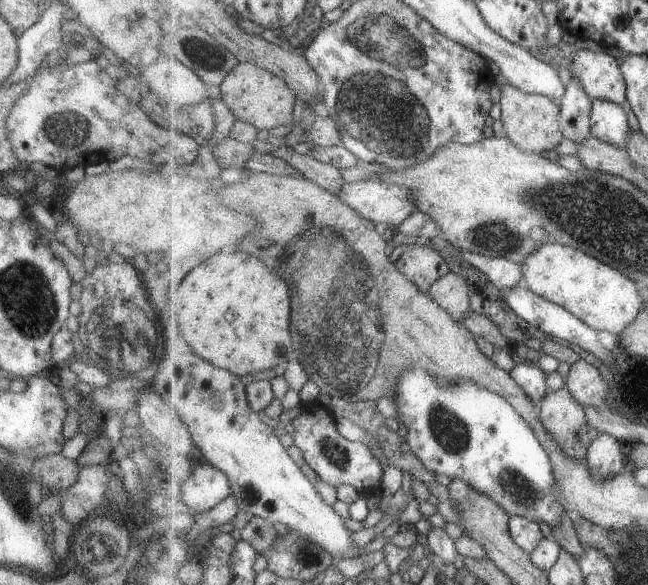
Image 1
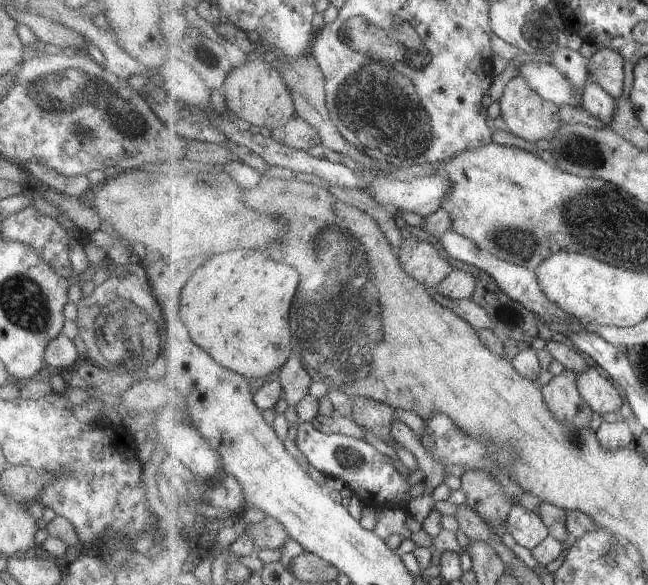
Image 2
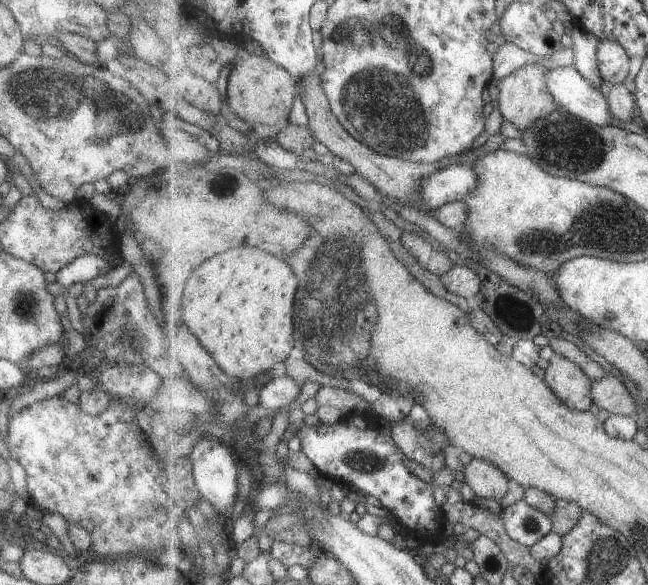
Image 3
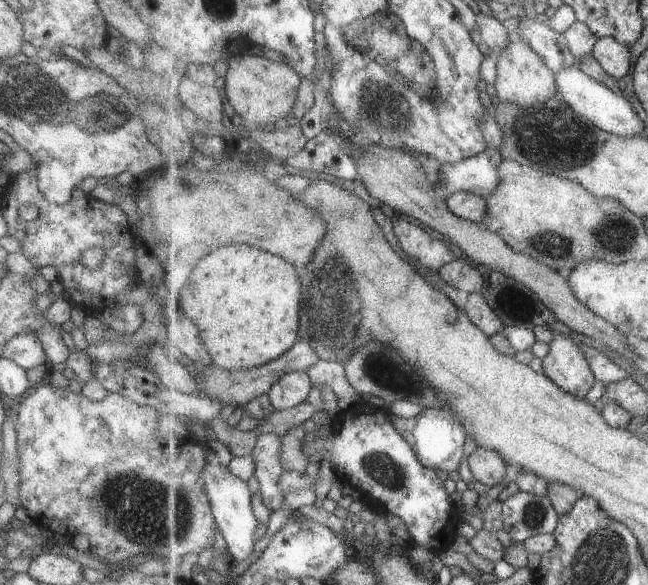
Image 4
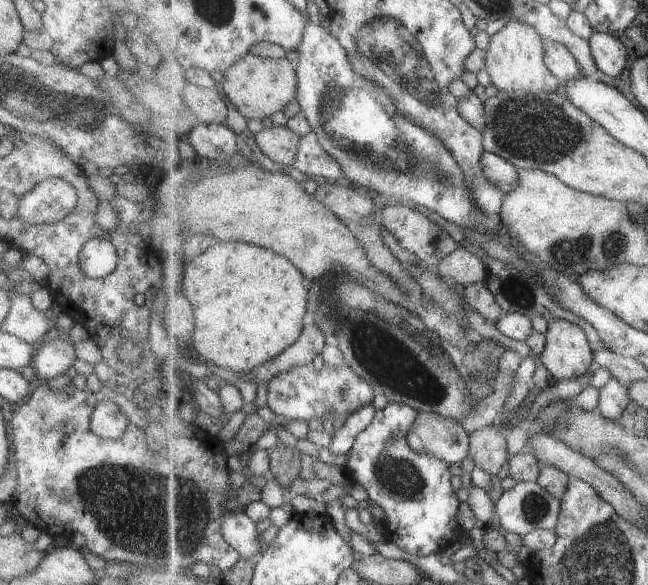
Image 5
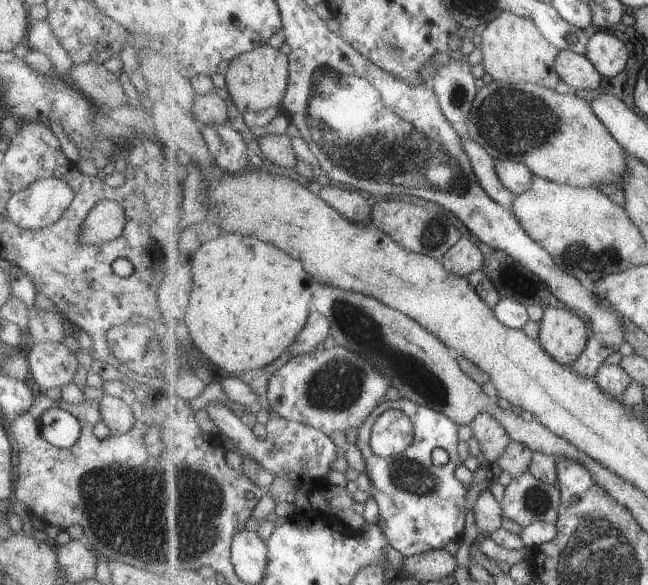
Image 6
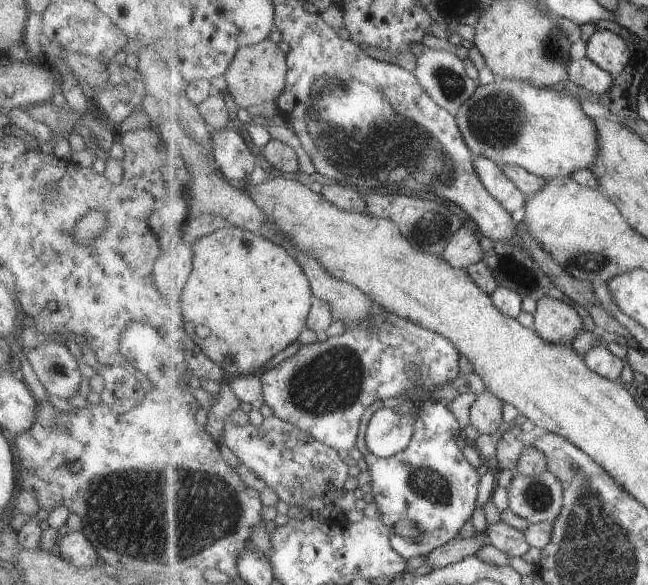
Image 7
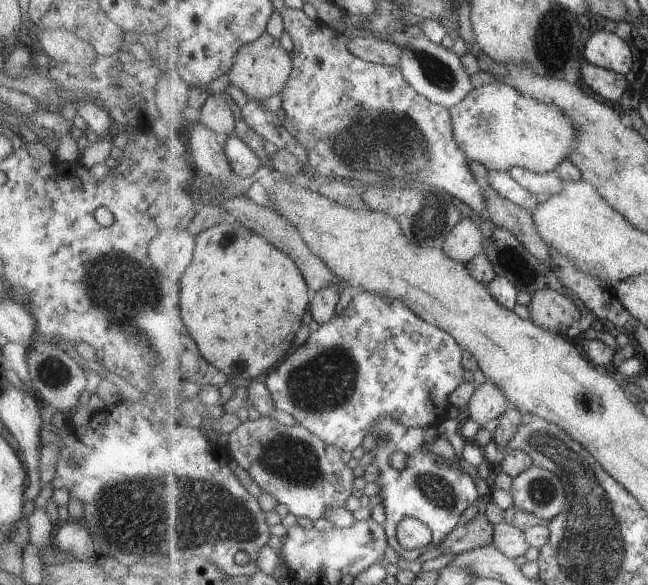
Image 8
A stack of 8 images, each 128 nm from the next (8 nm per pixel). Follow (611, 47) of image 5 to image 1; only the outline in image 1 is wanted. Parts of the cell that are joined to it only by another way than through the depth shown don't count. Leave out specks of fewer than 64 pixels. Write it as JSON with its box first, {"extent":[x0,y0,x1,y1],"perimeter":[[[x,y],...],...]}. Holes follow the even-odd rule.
{"extent":[569,49,628,104],"perimeter":[[[585,49],[573,53],[569,70],[581,80],[591,100],[610,100],[623,104],[628,102],[628,84],[619,62],[606,49],[601,52]]]}

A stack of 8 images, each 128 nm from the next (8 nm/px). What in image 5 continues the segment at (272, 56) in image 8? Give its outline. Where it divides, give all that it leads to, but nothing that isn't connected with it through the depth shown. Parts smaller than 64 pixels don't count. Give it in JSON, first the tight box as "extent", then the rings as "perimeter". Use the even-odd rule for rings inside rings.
{"extent":[224,53,298,121],"perimeter":[[[249,53],[226,71],[224,79],[225,94],[245,120],[261,121],[275,112],[283,111],[296,98],[298,88],[295,64],[285,57],[263,58]]]}

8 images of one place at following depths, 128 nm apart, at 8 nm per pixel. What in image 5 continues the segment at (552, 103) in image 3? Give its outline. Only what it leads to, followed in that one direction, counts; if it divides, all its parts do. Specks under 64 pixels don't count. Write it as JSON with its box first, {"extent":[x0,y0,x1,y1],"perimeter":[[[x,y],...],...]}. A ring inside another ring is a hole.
{"extent":[486,19,559,92],"perimeter":[[[513,19],[507,23],[499,32],[495,33],[489,39],[488,48],[486,50],[486,68],[493,84],[504,90],[524,91],[527,92],[556,92],[559,88],[559,81],[557,76],[547,67],[546,64],[546,42],[543,36],[532,25],[521,23]]]}

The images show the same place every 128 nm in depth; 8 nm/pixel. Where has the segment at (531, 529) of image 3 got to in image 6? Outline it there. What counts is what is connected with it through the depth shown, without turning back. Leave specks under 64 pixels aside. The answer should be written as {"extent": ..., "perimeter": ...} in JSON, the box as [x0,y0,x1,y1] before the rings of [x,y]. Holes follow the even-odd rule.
{"extent":[502,471,561,528],"perimeter":[[[528,471],[513,477],[502,508],[505,517],[525,528],[540,522],[557,524],[561,502],[558,483],[538,480]]]}

